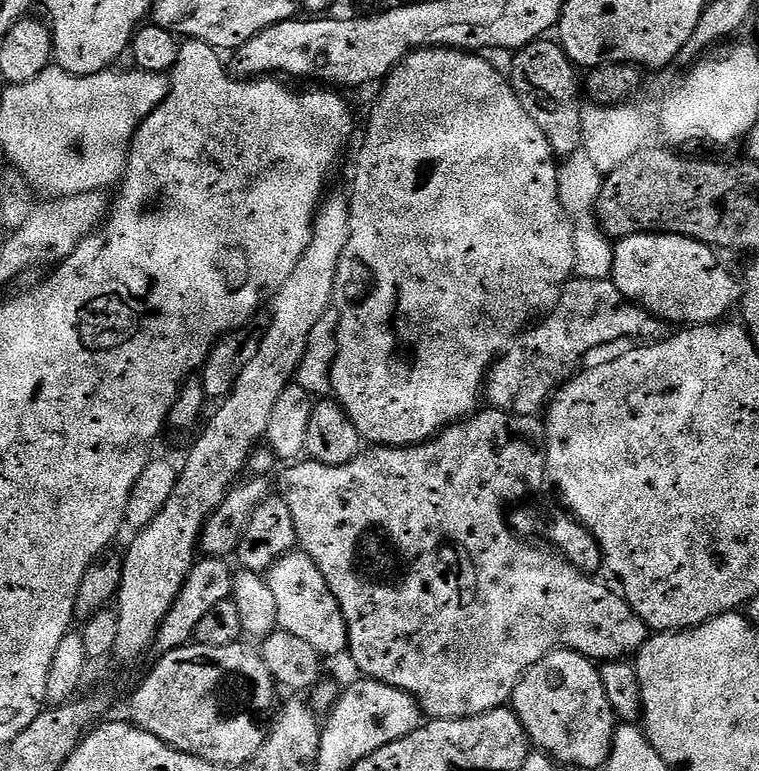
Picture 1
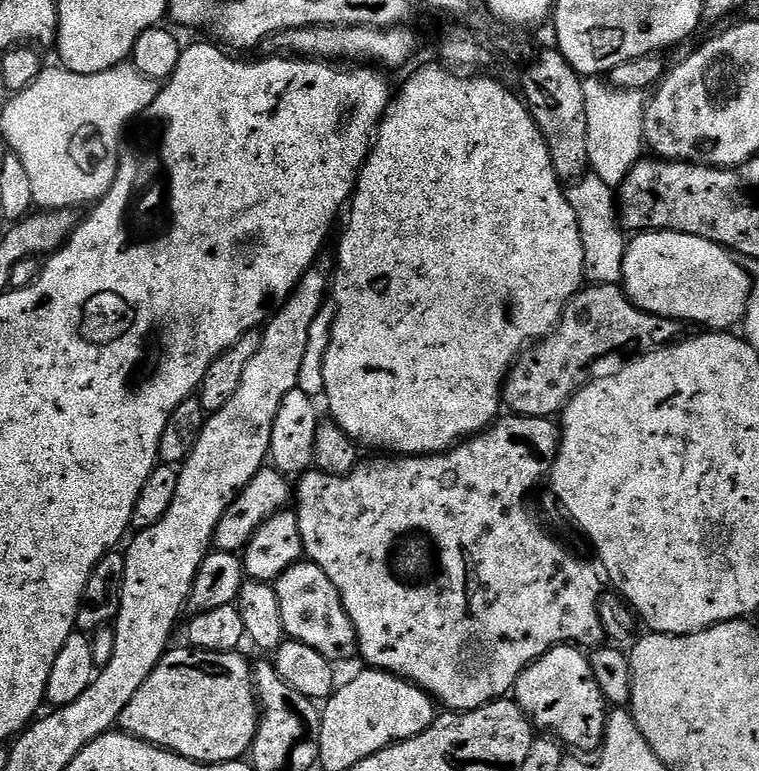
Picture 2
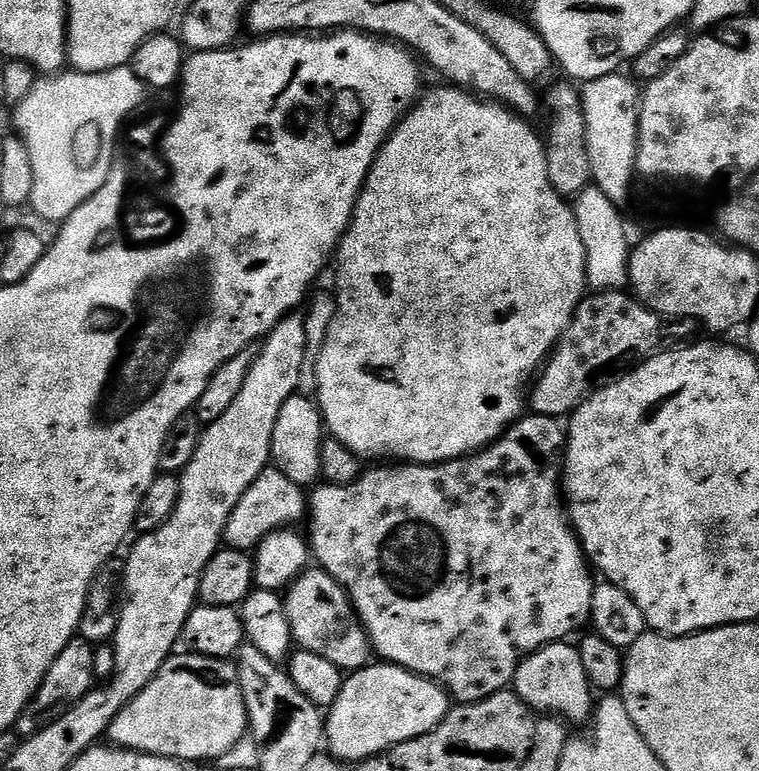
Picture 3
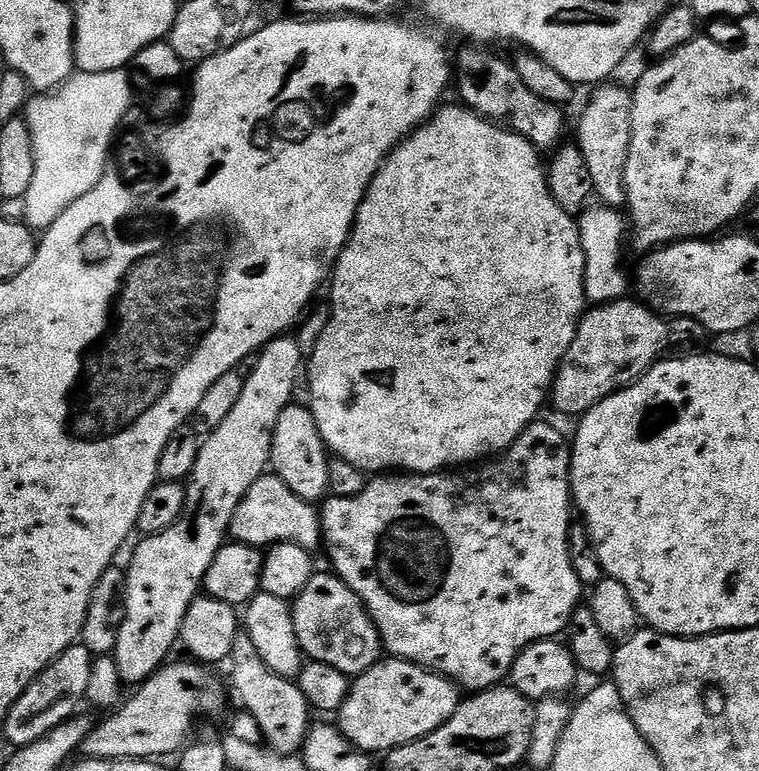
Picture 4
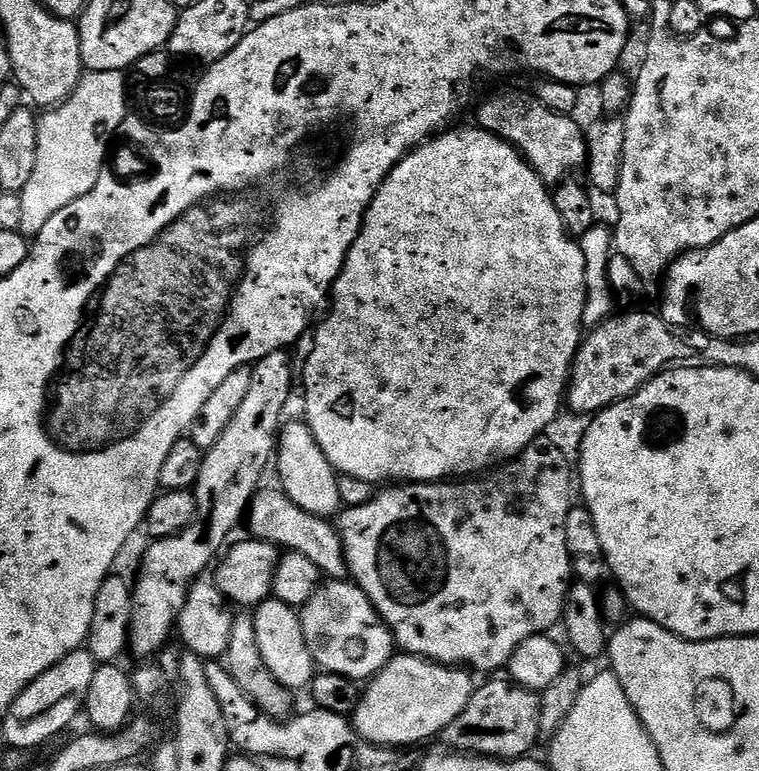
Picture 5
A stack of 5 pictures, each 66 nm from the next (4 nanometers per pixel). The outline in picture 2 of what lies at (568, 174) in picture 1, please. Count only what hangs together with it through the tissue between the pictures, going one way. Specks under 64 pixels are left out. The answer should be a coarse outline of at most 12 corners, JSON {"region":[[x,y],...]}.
{"region":[[585,174],[566,195],[592,286],[624,279],[614,188]]}

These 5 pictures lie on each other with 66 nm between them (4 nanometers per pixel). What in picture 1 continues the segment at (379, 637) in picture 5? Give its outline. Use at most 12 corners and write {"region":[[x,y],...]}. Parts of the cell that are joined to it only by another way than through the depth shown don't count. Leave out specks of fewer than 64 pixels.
{"region":[[303,550],[266,579],[279,631],[321,658],[347,653],[348,627],[322,570]]}

